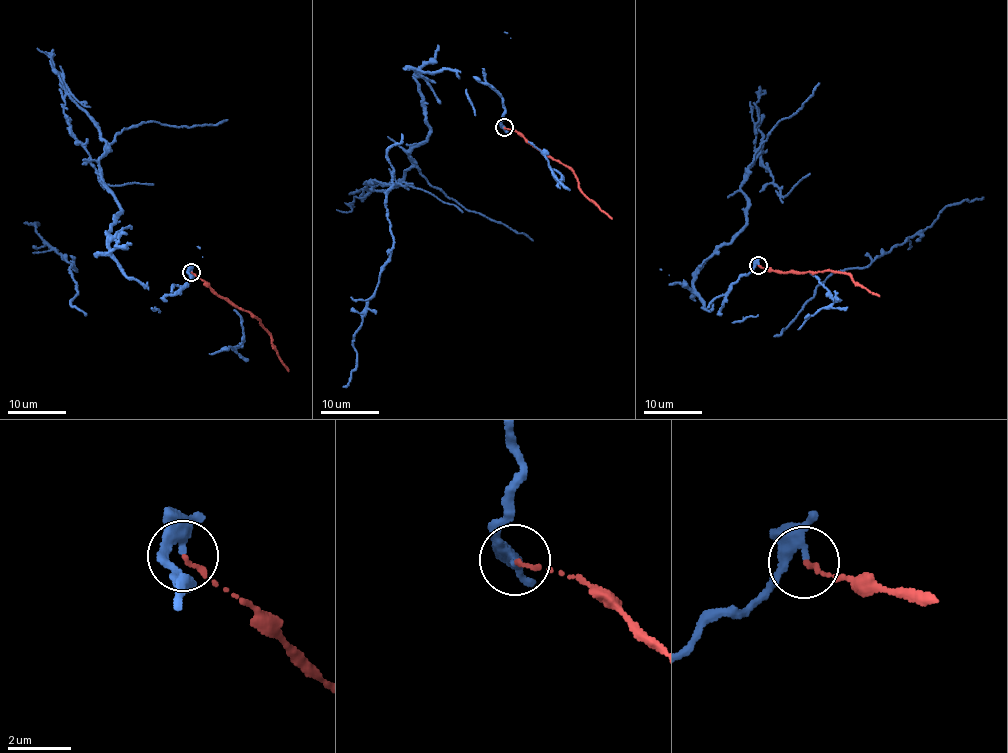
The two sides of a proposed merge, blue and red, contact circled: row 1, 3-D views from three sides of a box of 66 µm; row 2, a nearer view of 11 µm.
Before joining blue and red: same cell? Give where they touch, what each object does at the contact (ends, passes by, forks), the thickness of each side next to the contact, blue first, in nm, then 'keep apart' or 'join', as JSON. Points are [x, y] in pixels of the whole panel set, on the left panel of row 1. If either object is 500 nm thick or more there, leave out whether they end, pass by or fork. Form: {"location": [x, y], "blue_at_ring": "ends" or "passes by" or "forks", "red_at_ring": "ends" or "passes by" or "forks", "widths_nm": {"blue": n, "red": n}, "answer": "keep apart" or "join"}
{"location": [191, 272], "blue_at_ring": "forks", "red_at_ring": "ends", "widths_nm": {"blue": 220, "red": 140}, "answer": "keep apart"}

